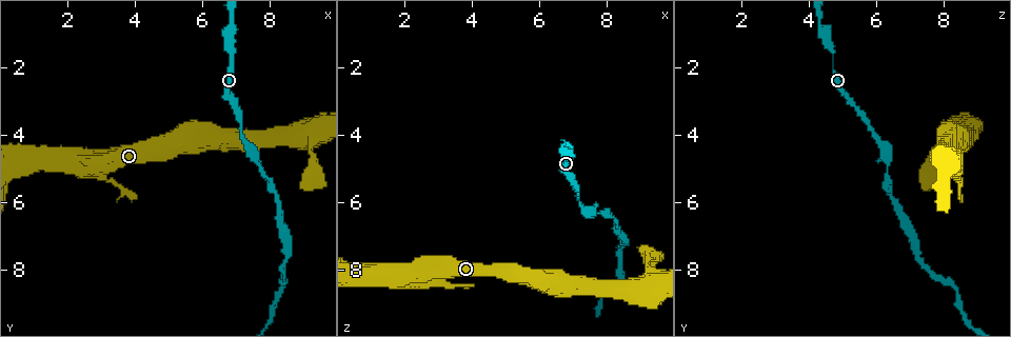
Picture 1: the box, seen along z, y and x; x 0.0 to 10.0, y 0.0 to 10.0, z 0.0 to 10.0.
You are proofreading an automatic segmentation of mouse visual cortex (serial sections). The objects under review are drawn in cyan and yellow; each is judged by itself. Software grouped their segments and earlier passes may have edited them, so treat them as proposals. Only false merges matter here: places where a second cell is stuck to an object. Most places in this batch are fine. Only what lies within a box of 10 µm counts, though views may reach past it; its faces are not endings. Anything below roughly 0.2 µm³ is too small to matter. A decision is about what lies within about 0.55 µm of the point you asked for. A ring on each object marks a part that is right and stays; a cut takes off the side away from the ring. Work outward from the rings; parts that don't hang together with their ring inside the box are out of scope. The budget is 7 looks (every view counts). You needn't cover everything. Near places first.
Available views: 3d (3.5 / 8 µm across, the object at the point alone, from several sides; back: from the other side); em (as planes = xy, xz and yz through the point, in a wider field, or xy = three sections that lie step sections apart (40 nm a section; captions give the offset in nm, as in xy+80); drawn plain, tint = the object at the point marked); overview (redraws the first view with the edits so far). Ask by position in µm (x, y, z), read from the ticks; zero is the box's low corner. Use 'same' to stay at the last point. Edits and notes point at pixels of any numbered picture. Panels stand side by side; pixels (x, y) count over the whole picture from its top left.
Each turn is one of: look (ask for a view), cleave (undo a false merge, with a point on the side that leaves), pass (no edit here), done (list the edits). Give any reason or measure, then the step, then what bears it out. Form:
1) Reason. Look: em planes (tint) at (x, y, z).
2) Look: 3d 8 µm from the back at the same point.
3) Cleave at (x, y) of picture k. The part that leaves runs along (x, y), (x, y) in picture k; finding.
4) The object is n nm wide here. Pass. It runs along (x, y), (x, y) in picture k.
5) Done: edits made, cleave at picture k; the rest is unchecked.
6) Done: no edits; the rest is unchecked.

Calibre changes. Look: 3d 3.5 µm at (7.20, 4.00, 6.05).

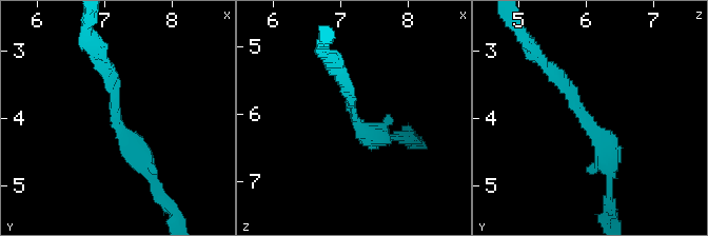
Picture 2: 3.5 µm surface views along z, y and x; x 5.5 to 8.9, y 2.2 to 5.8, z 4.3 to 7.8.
Pass. It runs along (547, 66), (607, 144), (609, 179) in picture 2; one cell here.

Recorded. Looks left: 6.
Sharp bend. Look: 3d 3.5 µm from the back at (9.35, 4.15, 8.20).

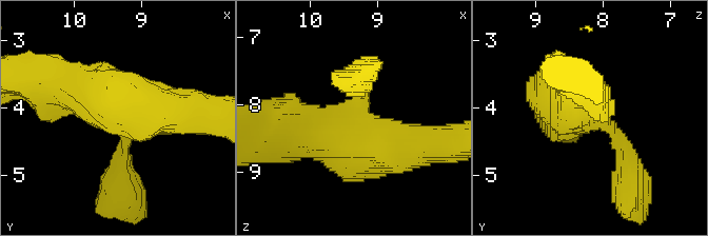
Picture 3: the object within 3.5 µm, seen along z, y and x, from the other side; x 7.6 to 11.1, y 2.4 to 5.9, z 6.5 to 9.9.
Pass. It runs along (564, 115), (602, 121), (631, 170) in picture 3; all the same cell.

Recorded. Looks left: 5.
Sudden change in width. Look: 3d 3.5 µm at (6.90, 1.30, 4.60).

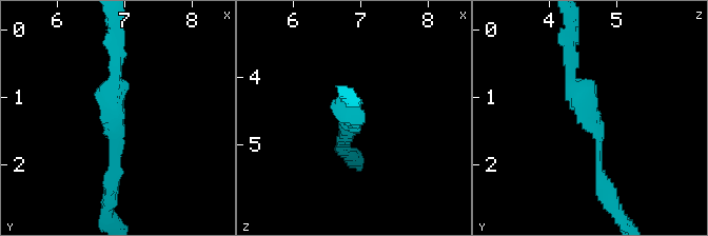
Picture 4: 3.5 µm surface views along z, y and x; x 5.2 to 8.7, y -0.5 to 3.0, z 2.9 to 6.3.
Look: em xy step 1 (tint) at (6.85, 1.35, 4.60).

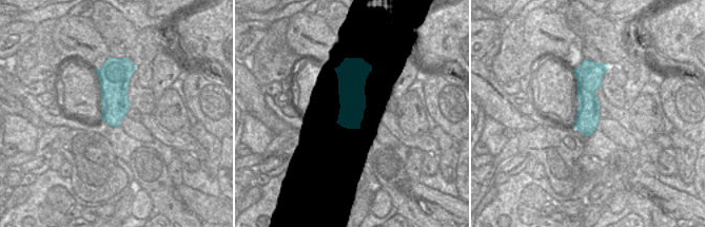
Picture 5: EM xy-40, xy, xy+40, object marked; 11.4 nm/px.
Pass. It runs along (607, 190), (572, 54) in picture 4; all the same cell.

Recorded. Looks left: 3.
Done: no edits; the rest is unchecked.

